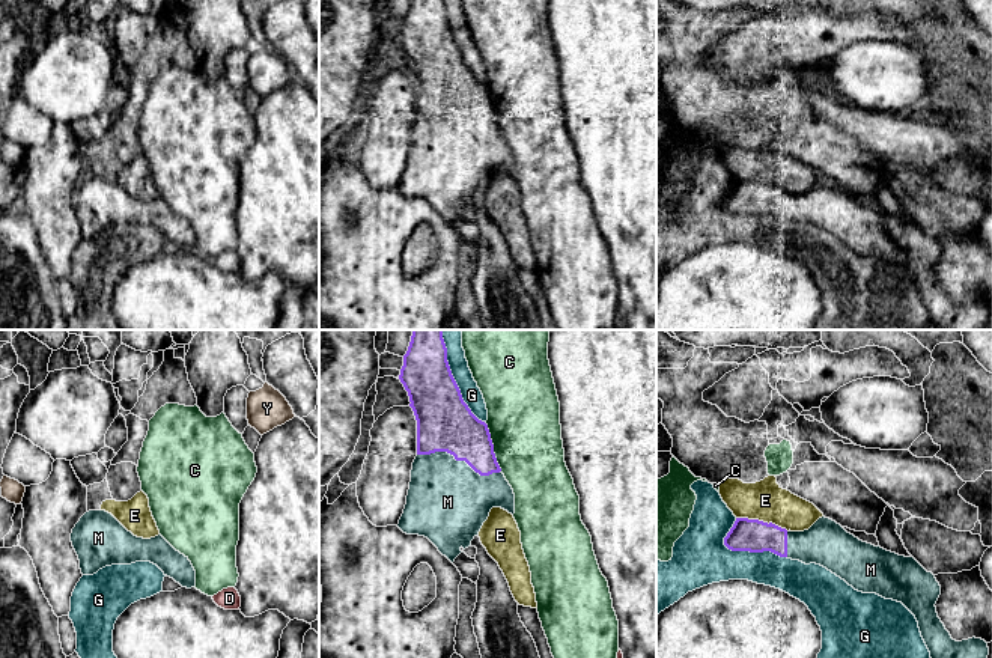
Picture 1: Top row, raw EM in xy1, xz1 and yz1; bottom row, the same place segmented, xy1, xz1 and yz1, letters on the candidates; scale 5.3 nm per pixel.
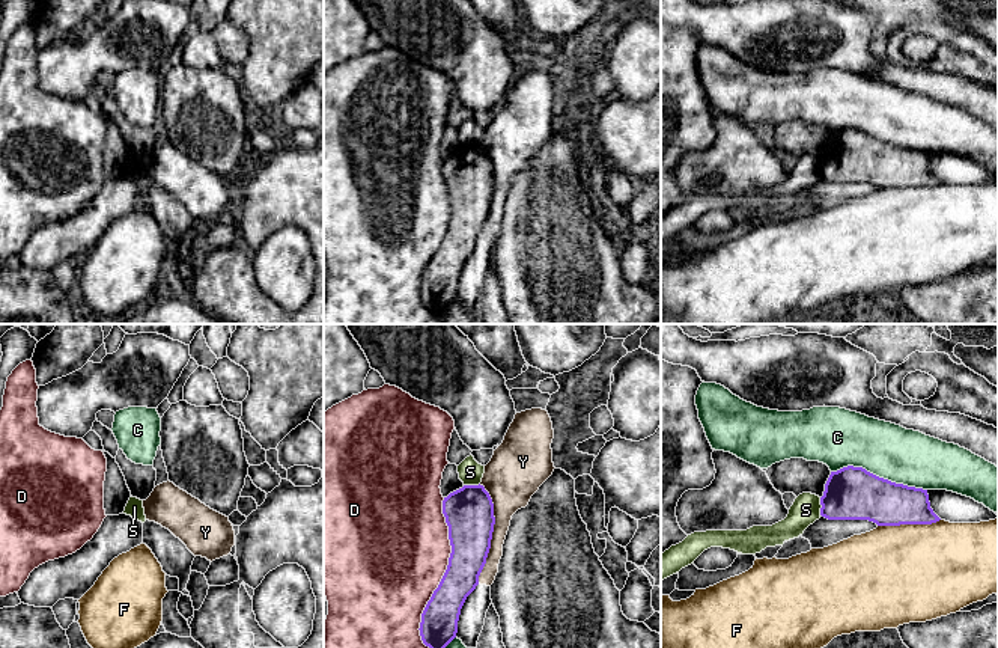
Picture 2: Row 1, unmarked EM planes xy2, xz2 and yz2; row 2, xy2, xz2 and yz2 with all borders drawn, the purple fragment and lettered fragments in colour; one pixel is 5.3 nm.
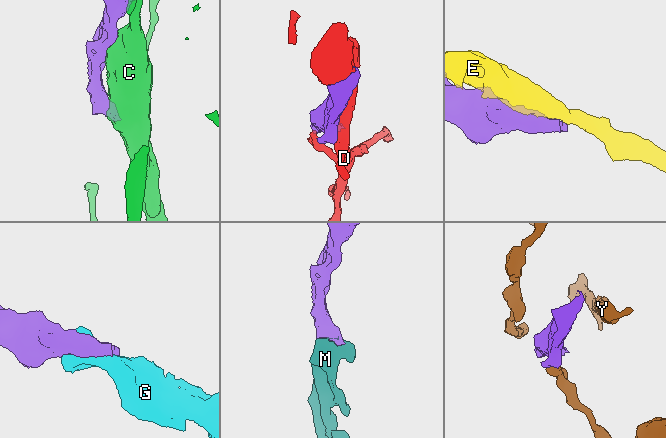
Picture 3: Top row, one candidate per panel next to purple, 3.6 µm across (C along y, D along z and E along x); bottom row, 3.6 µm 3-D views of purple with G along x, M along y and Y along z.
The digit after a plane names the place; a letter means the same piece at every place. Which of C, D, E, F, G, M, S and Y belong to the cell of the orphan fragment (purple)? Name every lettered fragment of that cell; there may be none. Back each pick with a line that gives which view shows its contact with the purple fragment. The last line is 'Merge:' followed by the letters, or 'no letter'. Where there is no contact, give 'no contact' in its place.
M: meets purple in xz1
Merge: M

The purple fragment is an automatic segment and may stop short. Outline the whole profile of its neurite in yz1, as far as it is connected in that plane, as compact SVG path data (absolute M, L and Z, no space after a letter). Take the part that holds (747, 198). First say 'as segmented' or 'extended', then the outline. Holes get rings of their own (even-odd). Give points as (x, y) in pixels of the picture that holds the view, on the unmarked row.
extended | M825 179L804 194L736 181L724 208L732 214L771 214L805 227L816 226L858 254L902 265L915 279L932 325L939 330L986 330L987 306L975 300L951 301L935 270L941 248L914 220L863 205Z

